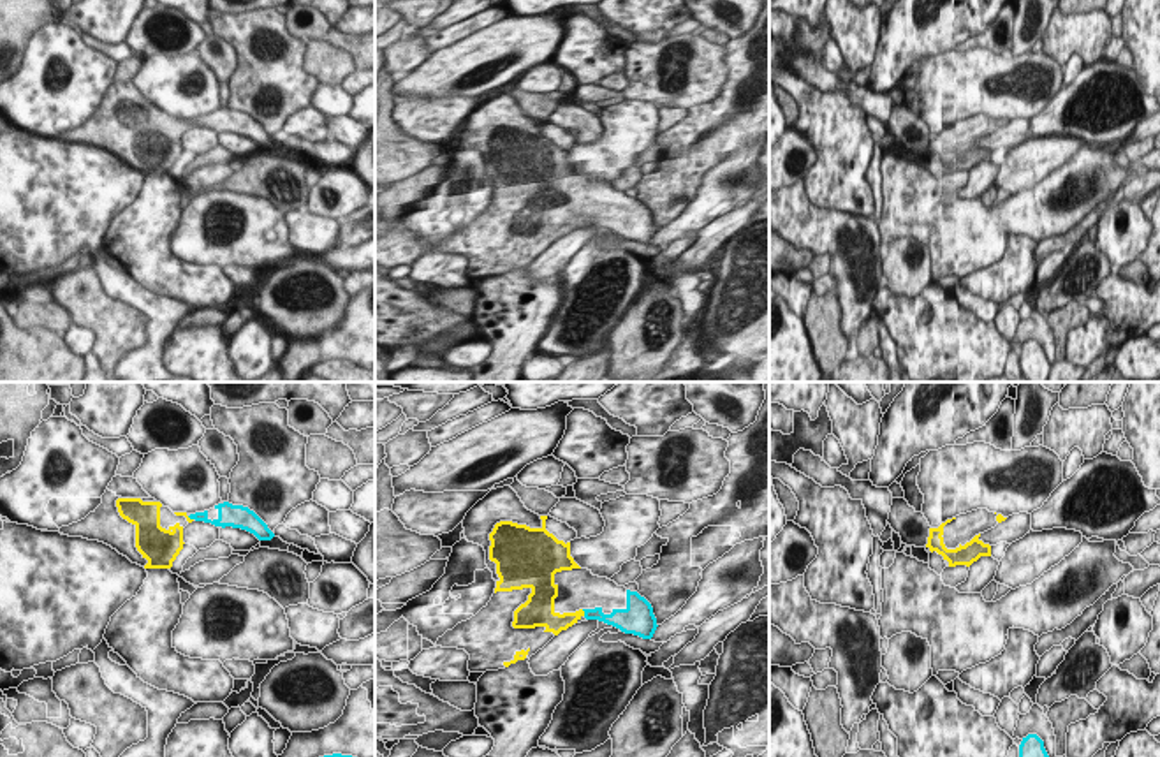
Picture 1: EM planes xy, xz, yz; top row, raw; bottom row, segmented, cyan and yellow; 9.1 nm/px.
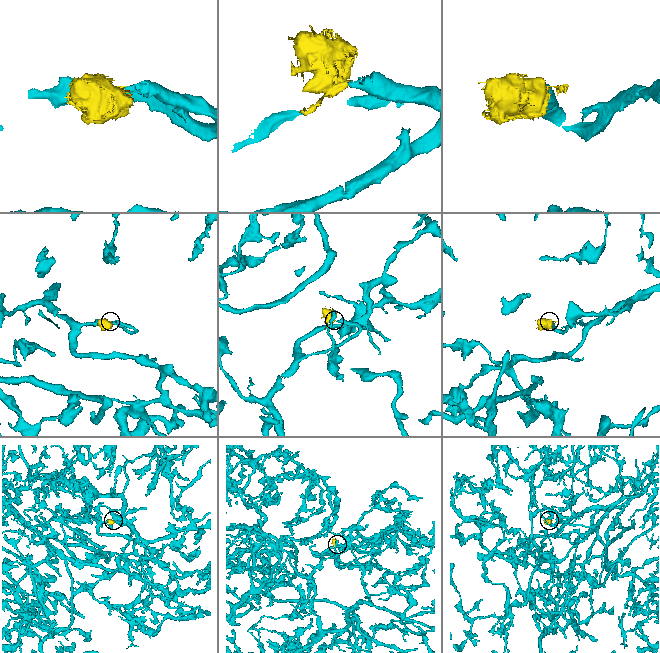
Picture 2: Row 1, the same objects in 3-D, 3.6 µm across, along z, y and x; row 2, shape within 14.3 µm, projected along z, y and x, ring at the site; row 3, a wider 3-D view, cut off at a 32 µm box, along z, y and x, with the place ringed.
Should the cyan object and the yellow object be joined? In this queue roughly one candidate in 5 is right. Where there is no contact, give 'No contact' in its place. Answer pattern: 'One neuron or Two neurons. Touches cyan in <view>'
One neuron. Touches cyan in xz.

